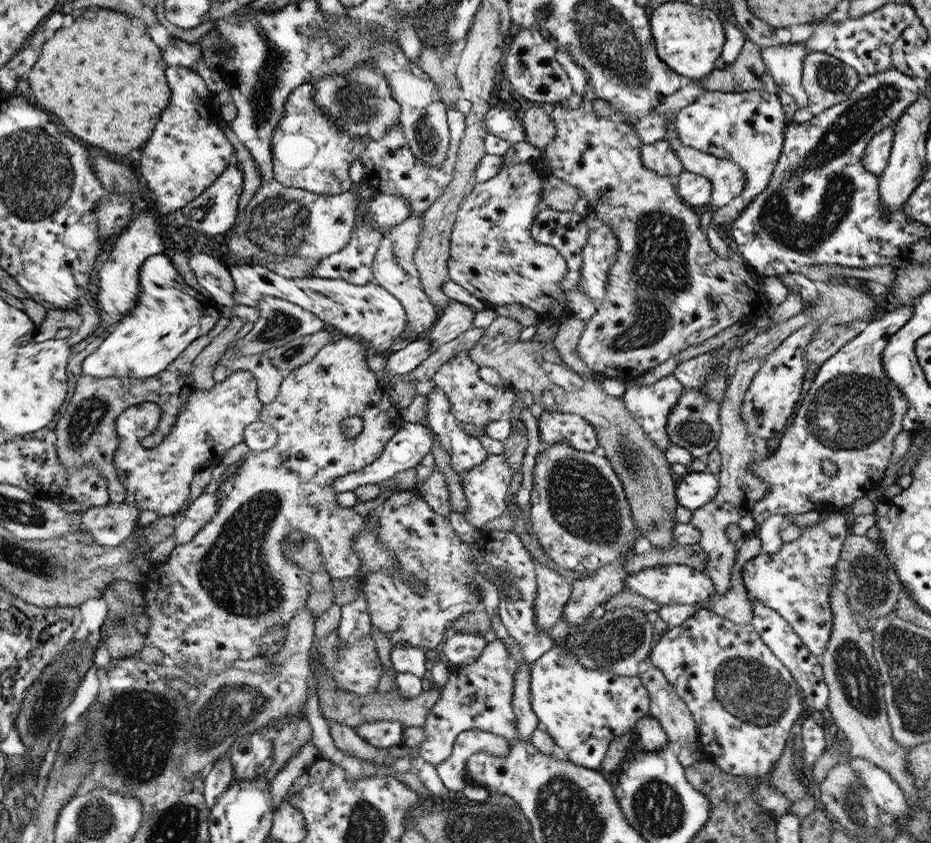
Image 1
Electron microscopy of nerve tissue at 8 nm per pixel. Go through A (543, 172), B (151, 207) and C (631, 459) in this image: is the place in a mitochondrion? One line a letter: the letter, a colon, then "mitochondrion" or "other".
A: other
B: other
C: mitochondrion

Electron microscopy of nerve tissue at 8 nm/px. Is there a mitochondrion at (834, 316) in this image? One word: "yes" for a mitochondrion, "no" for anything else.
no

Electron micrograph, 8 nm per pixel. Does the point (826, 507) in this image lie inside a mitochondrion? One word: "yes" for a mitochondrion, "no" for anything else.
no

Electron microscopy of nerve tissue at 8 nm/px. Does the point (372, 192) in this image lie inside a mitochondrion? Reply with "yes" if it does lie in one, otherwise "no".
no

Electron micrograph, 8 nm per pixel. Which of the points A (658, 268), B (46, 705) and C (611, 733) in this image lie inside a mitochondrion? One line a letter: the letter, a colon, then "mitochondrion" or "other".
A: mitochondrion
B: mitochondrion
C: other

